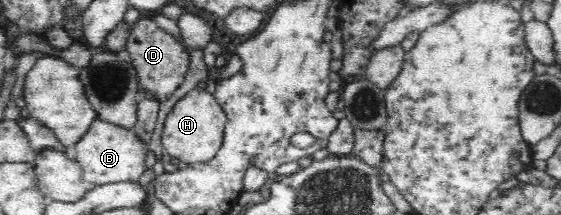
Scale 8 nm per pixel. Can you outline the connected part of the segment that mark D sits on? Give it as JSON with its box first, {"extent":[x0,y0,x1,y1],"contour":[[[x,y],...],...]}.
{"extent":[125,19,190,103],"contour":[[[139,19],[132,25],[125,49],[130,54],[132,65],[136,70],[139,88],[146,90],[146,94],[152,100],[156,100],[158,103],[168,101],[172,94],[184,83],[190,67],[190,49],[180,39],[158,27],[153,19]]]}

